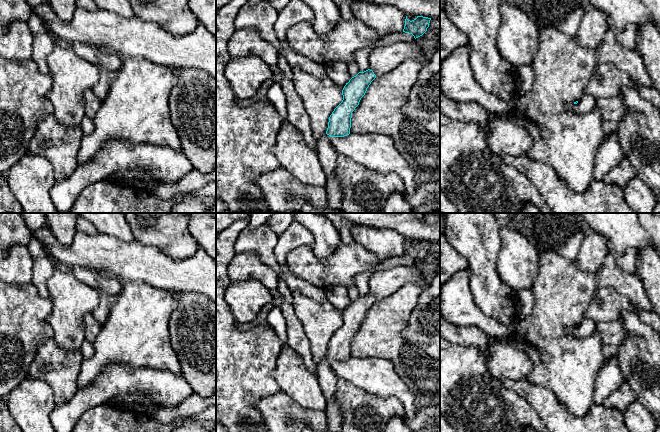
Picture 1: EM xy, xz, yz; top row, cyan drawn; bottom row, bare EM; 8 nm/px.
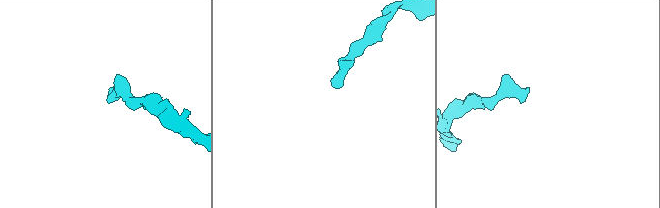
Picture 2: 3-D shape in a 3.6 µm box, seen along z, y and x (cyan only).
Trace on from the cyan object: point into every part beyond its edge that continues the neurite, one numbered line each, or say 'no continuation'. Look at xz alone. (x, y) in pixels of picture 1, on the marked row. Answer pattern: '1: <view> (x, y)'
1: xz (327, 155)

